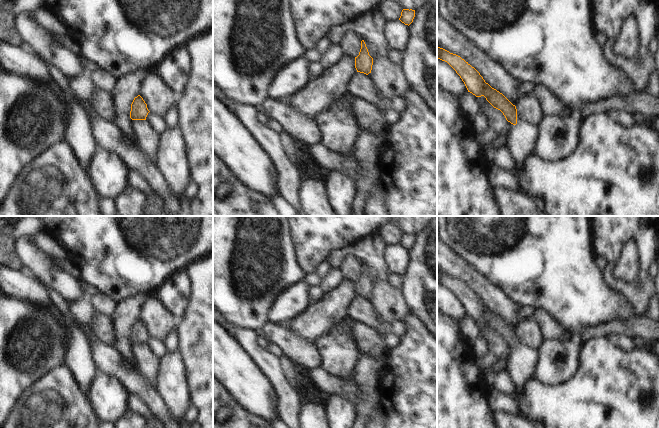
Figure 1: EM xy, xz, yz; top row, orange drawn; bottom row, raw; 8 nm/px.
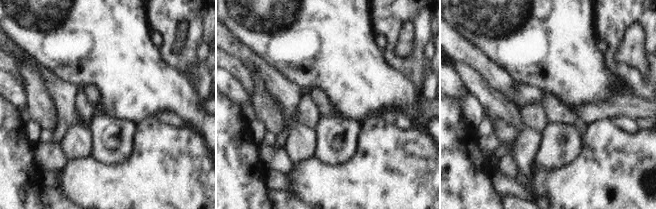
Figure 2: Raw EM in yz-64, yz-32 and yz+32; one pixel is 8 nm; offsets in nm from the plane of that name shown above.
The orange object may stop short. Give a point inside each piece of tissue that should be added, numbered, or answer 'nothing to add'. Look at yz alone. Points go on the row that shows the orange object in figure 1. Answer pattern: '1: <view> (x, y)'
1: yz (523, 136)

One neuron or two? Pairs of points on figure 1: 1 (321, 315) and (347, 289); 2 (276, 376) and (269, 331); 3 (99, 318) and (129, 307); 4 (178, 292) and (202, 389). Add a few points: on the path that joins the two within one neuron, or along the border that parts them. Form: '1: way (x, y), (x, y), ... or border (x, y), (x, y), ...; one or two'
1: way (327, 309), (341, 295); one
2: border (258, 332), (263, 340); two
3: border (110, 317), (112, 325); two
4: border (191, 291), (185, 312), (178, 321); two

